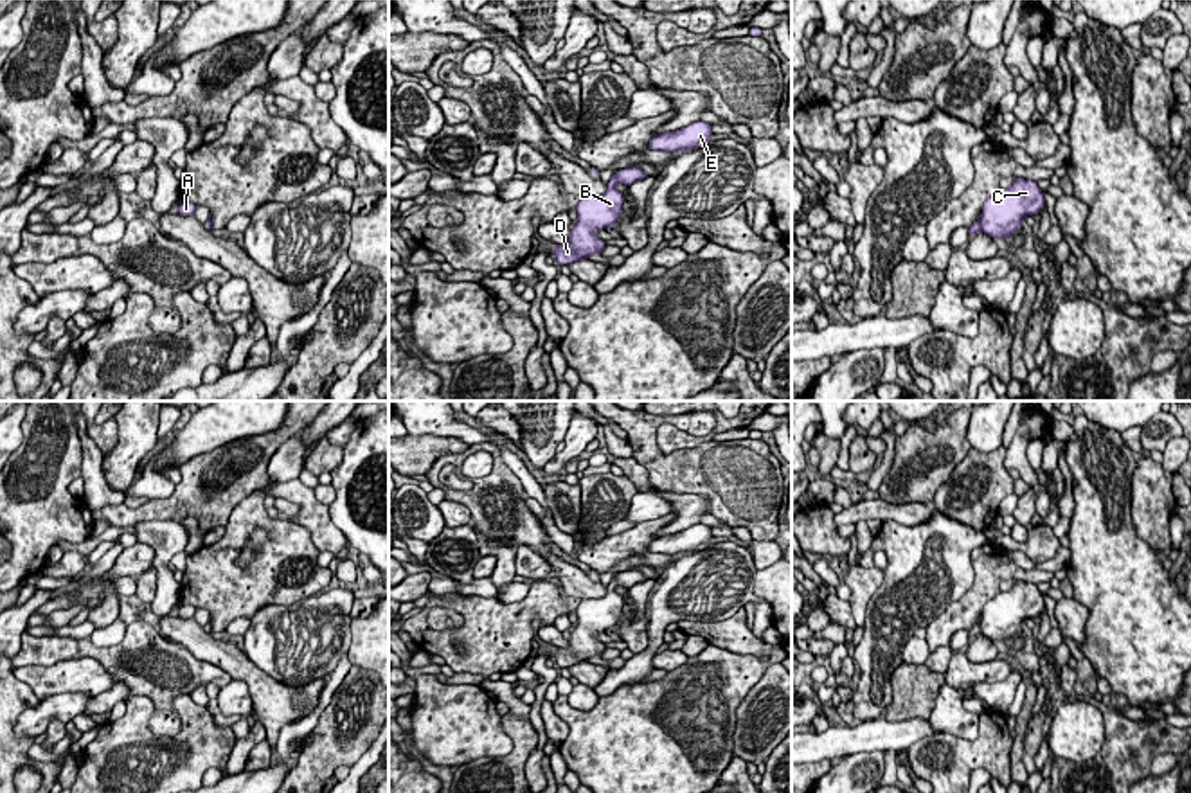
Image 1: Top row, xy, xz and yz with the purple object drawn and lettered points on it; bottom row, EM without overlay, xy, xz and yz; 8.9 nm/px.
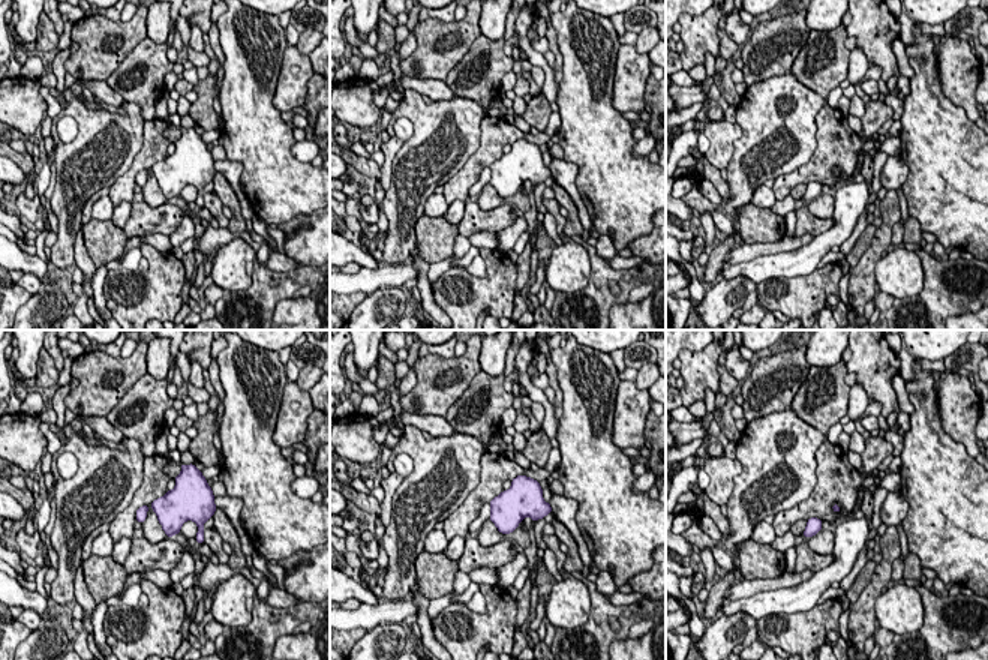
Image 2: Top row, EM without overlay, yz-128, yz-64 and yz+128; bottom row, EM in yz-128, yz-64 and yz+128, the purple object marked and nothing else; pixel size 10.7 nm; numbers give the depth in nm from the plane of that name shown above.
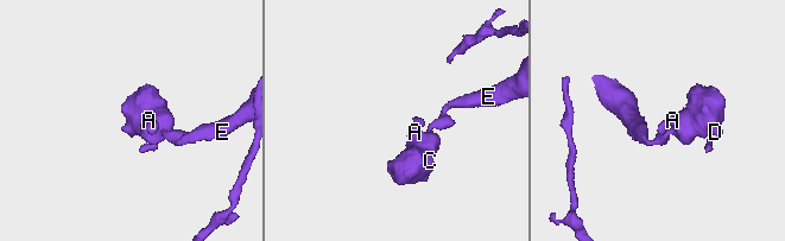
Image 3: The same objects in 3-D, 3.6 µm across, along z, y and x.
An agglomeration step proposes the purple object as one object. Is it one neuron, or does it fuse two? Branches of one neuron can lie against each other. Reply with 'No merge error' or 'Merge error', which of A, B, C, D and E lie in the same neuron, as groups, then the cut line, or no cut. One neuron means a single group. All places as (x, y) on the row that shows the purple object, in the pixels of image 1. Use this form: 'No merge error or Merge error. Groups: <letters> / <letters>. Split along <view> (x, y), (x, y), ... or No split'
No merge error. Groups: A B C D E. No split

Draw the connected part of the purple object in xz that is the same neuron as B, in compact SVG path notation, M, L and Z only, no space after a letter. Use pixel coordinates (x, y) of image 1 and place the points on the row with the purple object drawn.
M639 167L619 169L608 182L608 189L601 196L581 196L576 210L578 223L570 230L567 245L554 245L552 254L556 264L572 264L581 259L588 259L596 252L603 252L606 241L599 239L596 232L599 228L613 227L622 212L624 196L615 189L617 183L631 185L648 178Z

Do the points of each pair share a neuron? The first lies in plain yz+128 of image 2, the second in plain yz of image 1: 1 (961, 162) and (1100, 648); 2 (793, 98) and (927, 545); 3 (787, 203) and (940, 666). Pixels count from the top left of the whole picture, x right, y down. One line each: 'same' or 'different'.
1: same
2: same
3: same

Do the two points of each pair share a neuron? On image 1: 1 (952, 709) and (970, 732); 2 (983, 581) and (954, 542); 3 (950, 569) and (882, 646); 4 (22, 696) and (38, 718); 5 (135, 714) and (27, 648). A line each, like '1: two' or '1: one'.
1: one
2: two
3: one
4: two
5: two

